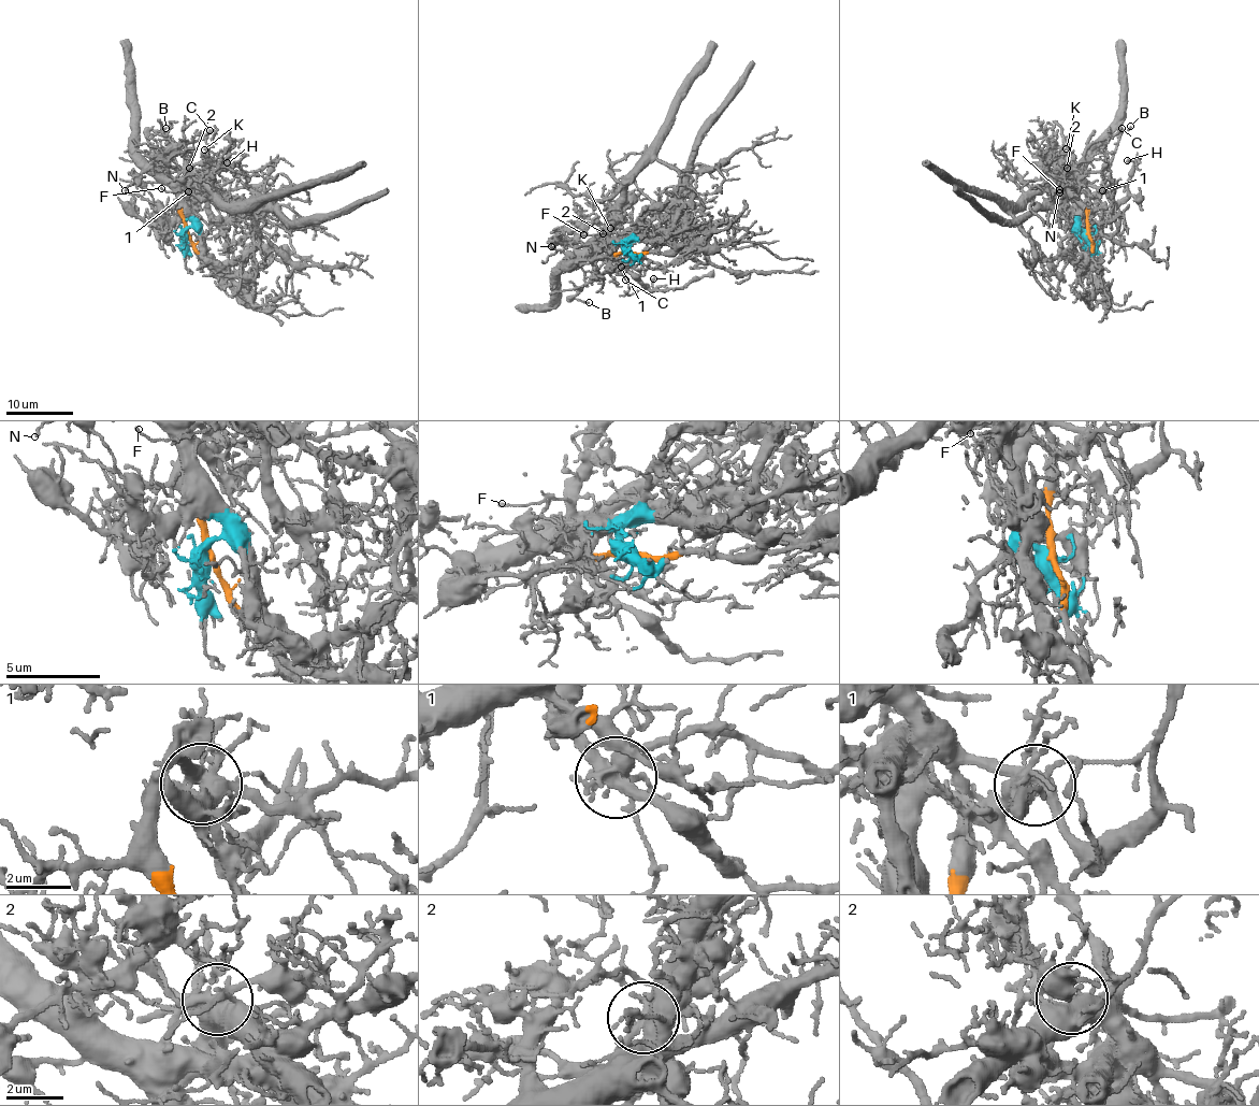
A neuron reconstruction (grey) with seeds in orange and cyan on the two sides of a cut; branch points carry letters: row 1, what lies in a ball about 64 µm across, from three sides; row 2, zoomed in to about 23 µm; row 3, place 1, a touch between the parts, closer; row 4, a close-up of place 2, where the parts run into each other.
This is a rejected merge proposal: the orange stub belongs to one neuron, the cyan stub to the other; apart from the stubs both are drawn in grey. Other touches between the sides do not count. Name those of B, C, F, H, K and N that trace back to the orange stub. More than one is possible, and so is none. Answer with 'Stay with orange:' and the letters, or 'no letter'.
Stay with orange: B, C, H

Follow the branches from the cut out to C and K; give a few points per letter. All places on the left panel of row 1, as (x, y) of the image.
C: (187, 232), (178, 202), (178, 188), (185, 173), (186, 147), (188, 143), (204, 140), (208, 130)
K: (186, 232), (192, 225), (192, 213), (183, 198), (178, 173), (199, 162), (206, 151), (203, 148)

